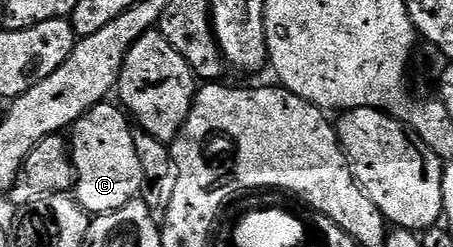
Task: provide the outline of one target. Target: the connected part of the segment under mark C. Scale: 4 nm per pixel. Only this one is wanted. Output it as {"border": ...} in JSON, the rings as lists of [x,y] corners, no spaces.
{"border":[[[105,101],[94,105],[70,128],[70,154],[76,171],[74,194],[80,206],[92,217],[122,209],[122,205],[141,194],[144,186],[142,164],[134,149],[133,124],[129,116],[113,103]]]}

